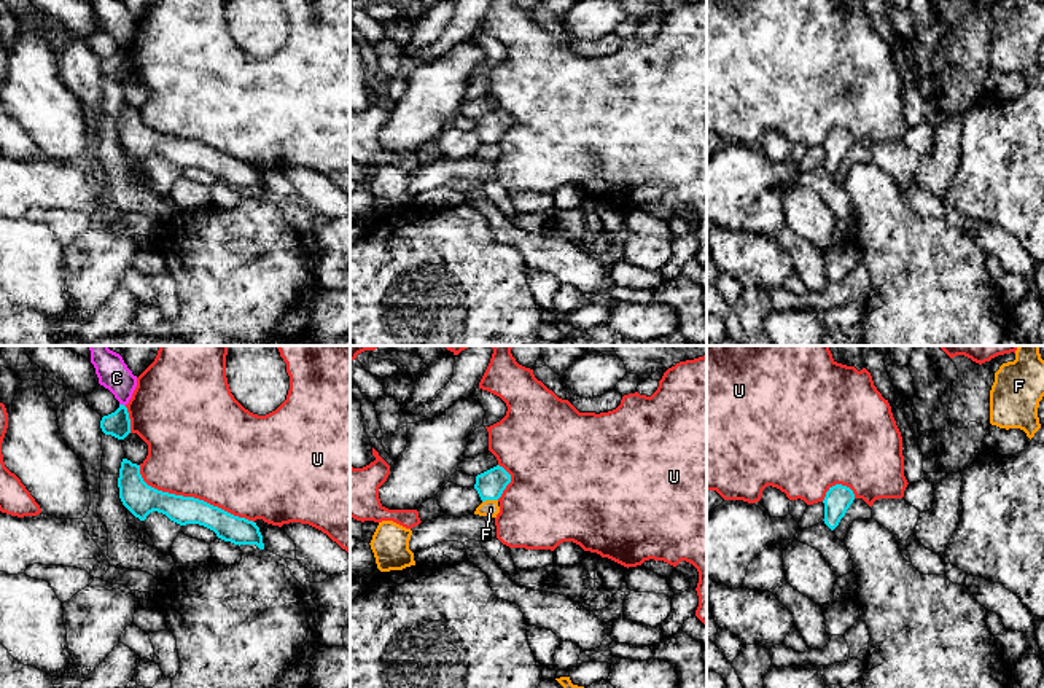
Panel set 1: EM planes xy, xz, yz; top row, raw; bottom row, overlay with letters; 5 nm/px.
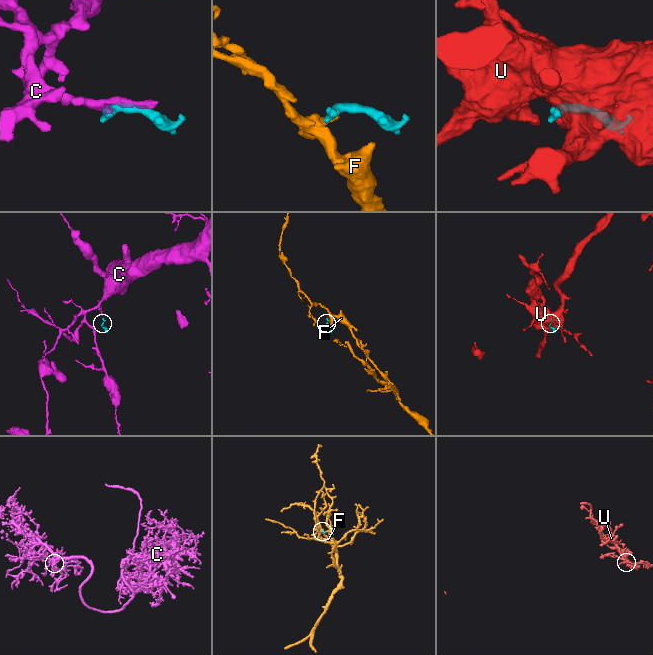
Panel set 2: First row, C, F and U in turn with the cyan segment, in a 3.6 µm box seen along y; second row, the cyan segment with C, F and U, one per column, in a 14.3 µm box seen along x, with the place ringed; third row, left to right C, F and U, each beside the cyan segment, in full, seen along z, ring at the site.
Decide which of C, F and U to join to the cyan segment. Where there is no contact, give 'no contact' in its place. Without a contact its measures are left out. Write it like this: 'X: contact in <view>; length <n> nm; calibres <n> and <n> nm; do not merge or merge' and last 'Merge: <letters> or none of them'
C: contact in xy; length 40 nm; calibres 130 and 160 nm; do not merge
F: contact in xz; length 80 nm; calibres 140 and 90 nm; do not merge
U: contact in xy; length 650 nm; calibres 160 and 500 nm; do not merge
Merge: none of them

